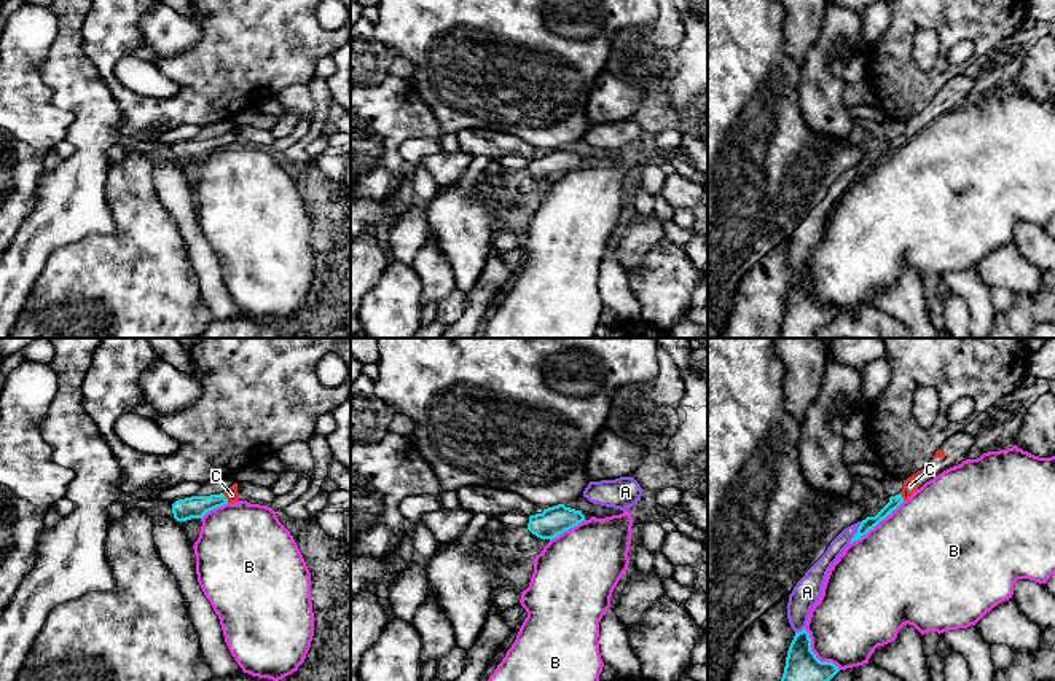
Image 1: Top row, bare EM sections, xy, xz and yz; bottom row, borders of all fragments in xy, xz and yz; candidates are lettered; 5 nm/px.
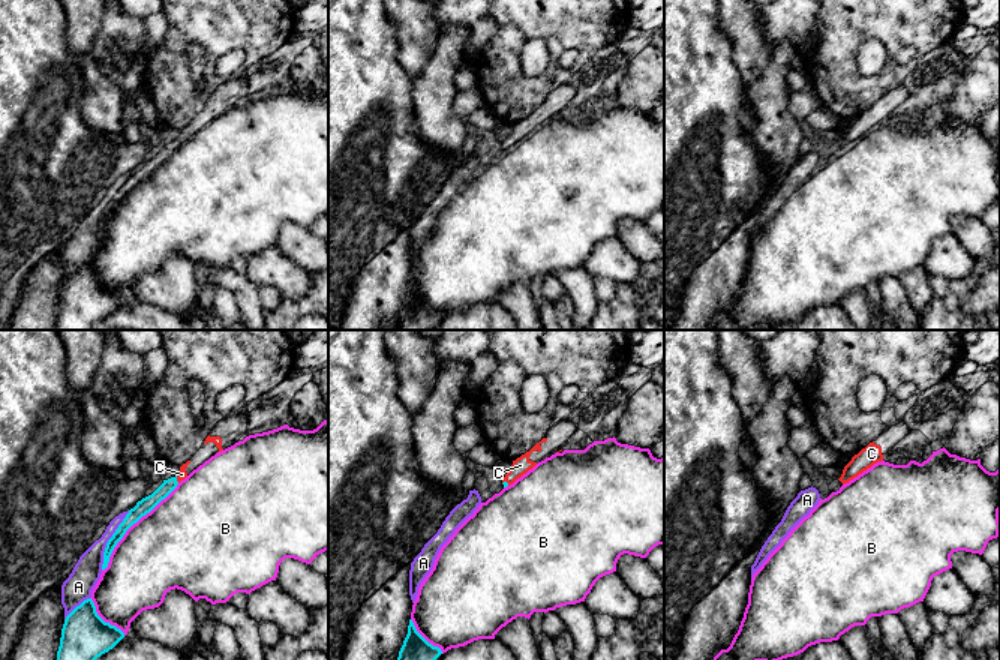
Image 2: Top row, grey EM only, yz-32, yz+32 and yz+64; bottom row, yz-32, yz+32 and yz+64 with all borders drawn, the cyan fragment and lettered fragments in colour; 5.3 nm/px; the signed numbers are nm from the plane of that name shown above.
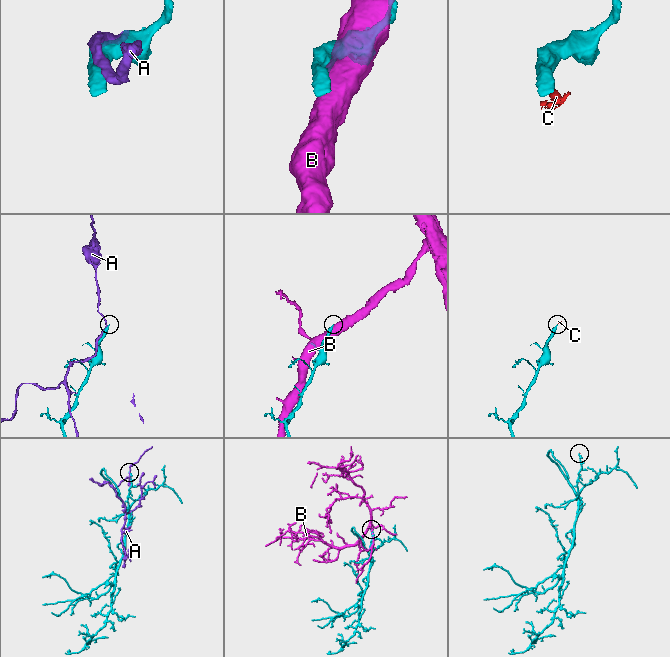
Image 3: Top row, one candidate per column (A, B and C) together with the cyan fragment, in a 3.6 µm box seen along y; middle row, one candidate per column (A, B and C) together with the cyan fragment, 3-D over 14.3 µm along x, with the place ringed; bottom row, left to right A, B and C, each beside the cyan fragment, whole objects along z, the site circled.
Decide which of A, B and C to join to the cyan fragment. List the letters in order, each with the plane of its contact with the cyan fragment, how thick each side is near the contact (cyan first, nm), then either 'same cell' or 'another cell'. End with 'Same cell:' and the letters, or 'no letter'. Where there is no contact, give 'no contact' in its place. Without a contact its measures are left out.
A: contact in yz; calibres 70 and 80 nm; another cell
B: contact in yz; calibres 70 and 500 nm; another cell
C: contact in xy; calibres 110 and 70 nm; same cell
Same cell: C

